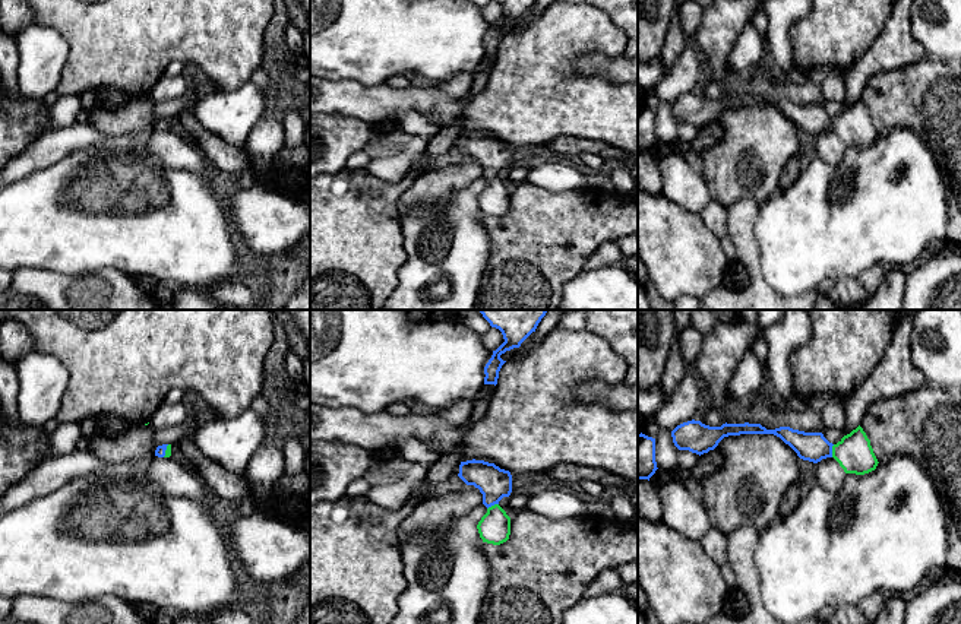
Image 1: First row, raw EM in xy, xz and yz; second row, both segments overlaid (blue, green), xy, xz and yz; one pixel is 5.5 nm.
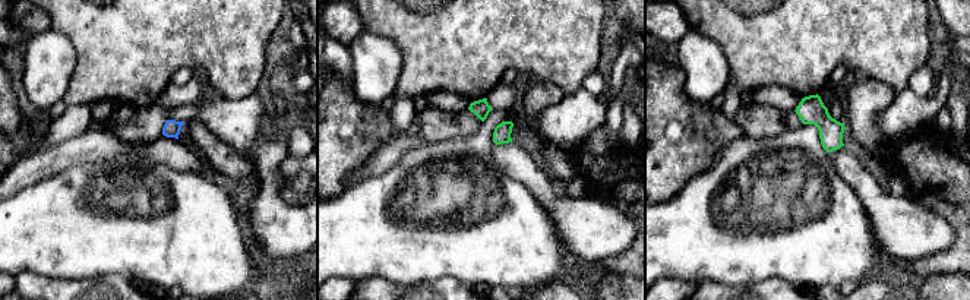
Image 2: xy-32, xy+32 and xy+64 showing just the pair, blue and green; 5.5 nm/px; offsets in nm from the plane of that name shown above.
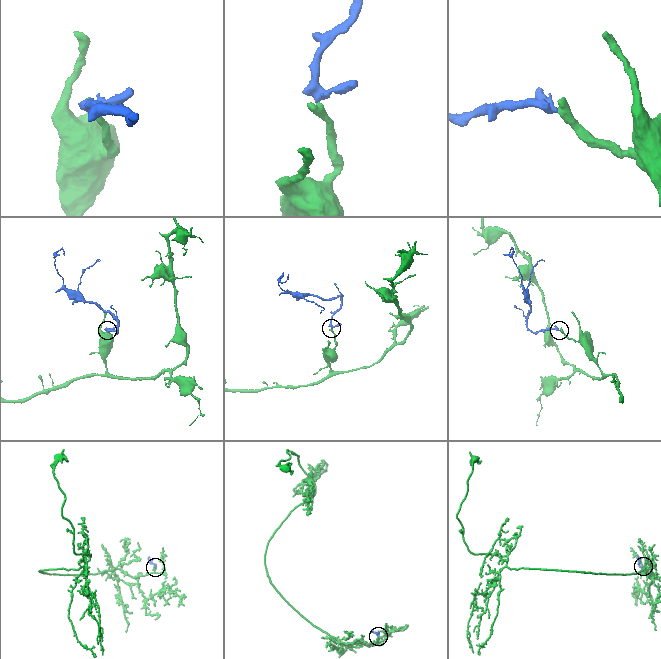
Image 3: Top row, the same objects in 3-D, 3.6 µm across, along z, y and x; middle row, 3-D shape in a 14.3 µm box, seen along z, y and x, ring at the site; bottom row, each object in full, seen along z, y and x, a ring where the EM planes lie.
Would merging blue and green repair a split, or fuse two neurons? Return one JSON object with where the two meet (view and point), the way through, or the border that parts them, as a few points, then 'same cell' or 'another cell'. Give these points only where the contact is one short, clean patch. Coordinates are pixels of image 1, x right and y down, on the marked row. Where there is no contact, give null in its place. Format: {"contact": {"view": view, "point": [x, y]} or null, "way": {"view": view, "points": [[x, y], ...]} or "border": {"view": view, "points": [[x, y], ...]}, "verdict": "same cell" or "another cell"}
{"contact": {"view": "yz", "point": [831, 450]}, "way": {"view": "yz", "points": [[809, 446], [831, 450], [854, 453]]}, "verdict": "same cell"}

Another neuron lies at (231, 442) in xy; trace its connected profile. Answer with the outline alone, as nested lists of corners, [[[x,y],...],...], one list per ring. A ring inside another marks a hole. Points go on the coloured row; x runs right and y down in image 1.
[[[247,409],[235,418],[216,418],[190,430],[200,452],[227,471],[243,475],[252,456],[271,441],[274,421]]]

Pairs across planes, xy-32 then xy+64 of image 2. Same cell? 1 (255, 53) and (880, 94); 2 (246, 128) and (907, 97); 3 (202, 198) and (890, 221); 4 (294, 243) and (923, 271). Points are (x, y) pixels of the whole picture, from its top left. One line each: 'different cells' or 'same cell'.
1: different cells
2: same cell
3: different cells
4: different cells

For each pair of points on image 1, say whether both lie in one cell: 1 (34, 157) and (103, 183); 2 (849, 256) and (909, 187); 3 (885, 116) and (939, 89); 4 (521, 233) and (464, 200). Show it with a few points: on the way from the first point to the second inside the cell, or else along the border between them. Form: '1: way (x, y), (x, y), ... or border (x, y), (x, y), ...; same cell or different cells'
1: border (84, 148), (21, 177); different cells
2: way (857, 238), (891, 205); same cell
3: way (898, 103), (904, 97), (926, 97); same cell
4: border (481, 215), (481, 224), (492, 249); different cells

